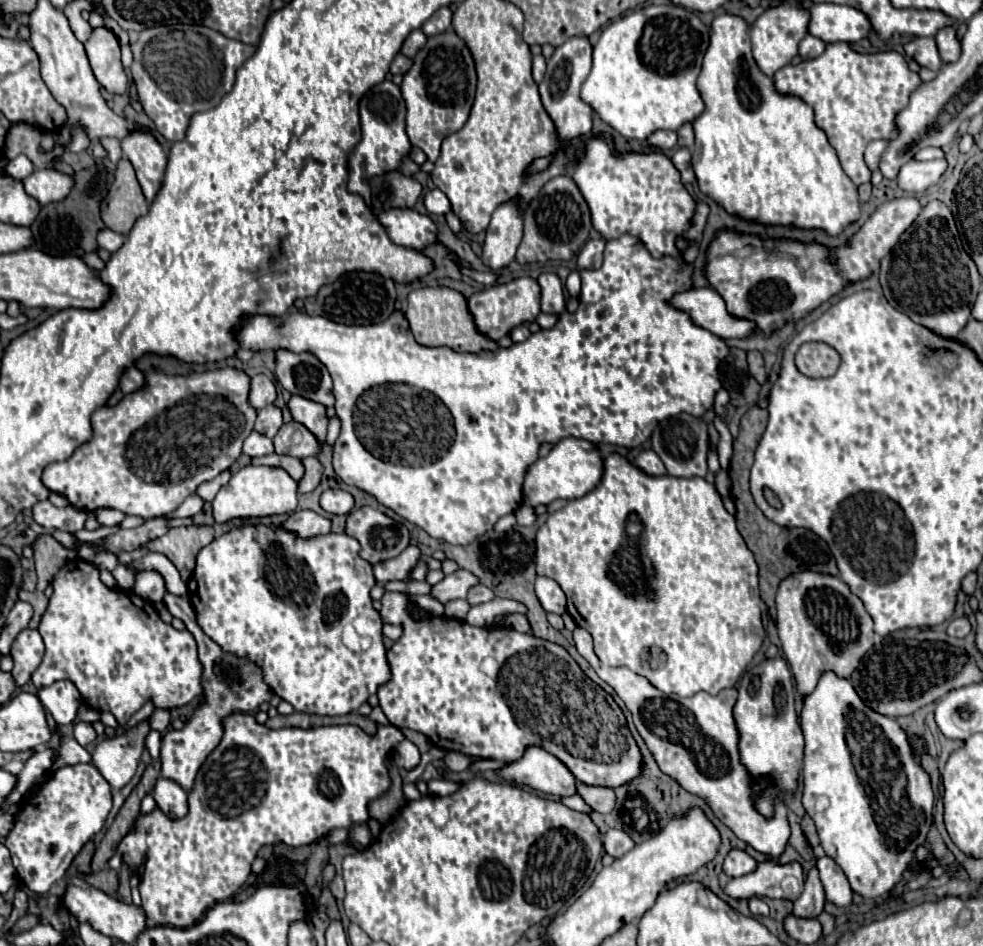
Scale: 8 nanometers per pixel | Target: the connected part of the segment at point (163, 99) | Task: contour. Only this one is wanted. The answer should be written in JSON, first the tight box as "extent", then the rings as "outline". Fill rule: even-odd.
{"extent":[131,25,257,141],"outline":[[[159,25],[139,33],[139,41],[131,45],[133,49],[133,65],[131,75],[139,93],[139,101],[147,117],[155,123],[157,131],[169,141],[181,141],[187,133],[189,121],[193,113],[213,109],[221,103],[221,99],[231,91],[235,83],[237,69],[257,51],[255,45],[241,43],[237,39],[229,39],[219,31],[213,31],[203,25]]]}

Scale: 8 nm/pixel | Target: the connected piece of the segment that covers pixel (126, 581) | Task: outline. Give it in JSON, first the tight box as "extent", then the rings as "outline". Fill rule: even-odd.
{"extent":[111,563,137,589],"outline":[[[119,563],[111,573],[113,573],[113,577],[117,579],[117,585],[119,585],[121,589],[131,589],[133,583],[135,583],[135,577],[137,577],[137,571],[135,571],[135,569],[129,569],[129,567],[123,565],[123,563]]]}

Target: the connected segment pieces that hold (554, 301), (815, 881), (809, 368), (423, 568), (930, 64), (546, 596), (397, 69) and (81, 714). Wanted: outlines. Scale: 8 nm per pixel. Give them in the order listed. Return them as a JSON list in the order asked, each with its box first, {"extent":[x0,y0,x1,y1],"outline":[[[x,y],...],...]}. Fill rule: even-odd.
[{"extent":[537,273,565,315],"outline":[[[543,273],[537,281],[541,287],[541,311],[561,315],[565,311],[565,299],[559,277],[555,273]]]},{"extent":[793,867,825,917],"outline":[[[813,867],[813,869],[809,869],[809,873],[805,877],[805,889],[803,889],[801,897],[795,901],[793,915],[817,917],[823,911],[823,905],[825,905],[825,891],[819,881],[819,871]]]},{"extent":[797,343,839,377],"outline":[[[805,343],[797,351],[797,369],[807,377],[829,377],[839,369],[839,353],[825,343]]]},{"extent":[409,555,429,581],"outline":[[[421,555],[419,563],[417,563],[417,565],[411,569],[409,579],[415,579],[415,581],[425,581],[427,573],[429,573],[429,567],[427,567],[427,557],[425,557],[425,555]]]},{"extent":[905,37,943,71],"outline":[[[915,37],[915,39],[911,39],[909,43],[905,43],[905,53],[911,59],[915,59],[921,67],[927,67],[931,71],[939,71],[941,65],[943,65],[933,37]]]},{"extent":[535,577,565,615],"outline":[[[537,577],[535,593],[537,593],[545,611],[551,611],[557,615],[565,613],[565,593],[557,585],[557,581],[553,581],[549,577]]]},{"extent":[391,53,411,75],"outline":[[[397,53],[395,59],[393,59],[393,63],[391,63],[391,73],[393,75],[397,75],[397,73],[403,75],[405,71],[409,71],[409,67],[411,67],[411,59],[405,57],[405,55],[401,55],[401,53]]]},{"extent":[73,704,101,725],"outline":[[[83,704],[78,709],[77,717],[75,718],[75,721],[73,721],[73,725],[75,723],[79,723],[79,721],[85,721],[88,723],[93,723],[95,721],[99,721],[101,717],[101,714],[99,711],[95,711],[94,709],[91,709],[87,705]]]}]

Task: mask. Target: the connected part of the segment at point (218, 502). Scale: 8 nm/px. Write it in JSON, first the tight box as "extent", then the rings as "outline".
{"extent":[213,465,297,523],"outline":[[[247,465],[241,467],[235,475],[231,475],[229,483],[223,485],[213,499],[213,515],[217,523],[225,523],[235,517],[267,517],[279,513],[293,513],[297,509],[297,481],[281,467],[257,467]]]}

